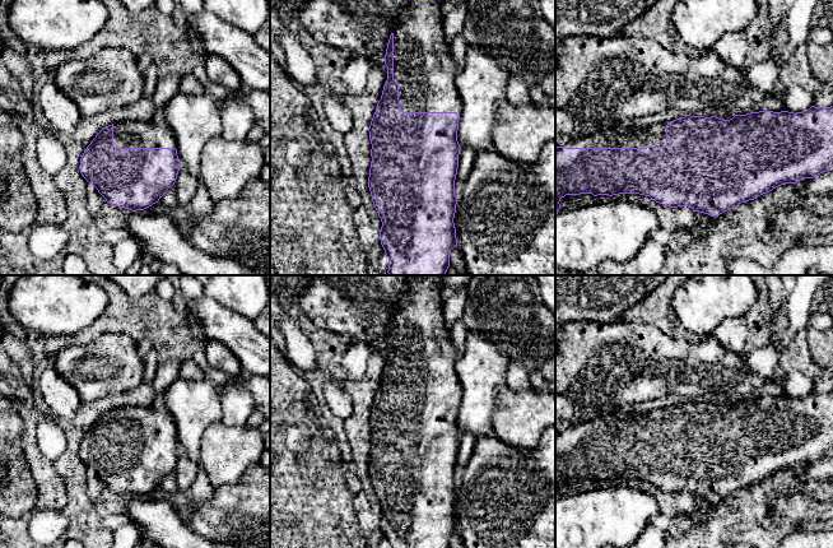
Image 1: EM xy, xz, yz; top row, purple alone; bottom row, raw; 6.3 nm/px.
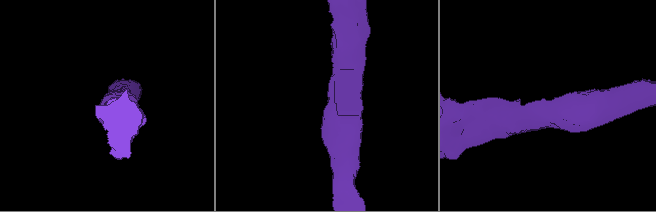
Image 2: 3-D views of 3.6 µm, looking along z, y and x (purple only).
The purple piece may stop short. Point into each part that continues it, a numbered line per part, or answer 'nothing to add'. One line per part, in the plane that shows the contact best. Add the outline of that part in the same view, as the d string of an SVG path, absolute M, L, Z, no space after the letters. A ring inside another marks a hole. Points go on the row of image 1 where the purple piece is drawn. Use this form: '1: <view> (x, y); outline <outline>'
1: xz (423, 66); outline M406 0L394 28L394 80L399 83L402 112L457 112L461 99L456 87L459 69L443 32L445 0Z

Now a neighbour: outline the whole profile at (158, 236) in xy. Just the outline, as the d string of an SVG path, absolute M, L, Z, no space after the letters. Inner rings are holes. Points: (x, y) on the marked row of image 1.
M131 212L125 233L136 238L143 255L150 255L155 264L173 264L183 275L257 275L242 260L210 256L199 250L167 214Z

